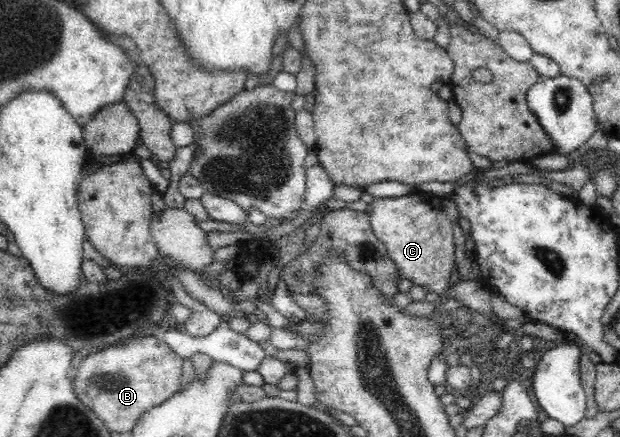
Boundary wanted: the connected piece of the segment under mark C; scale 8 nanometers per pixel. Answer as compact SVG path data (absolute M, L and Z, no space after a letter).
M417 190L402 198L374 199L369 204L366 214L373 234L381 244L384 244L386 255L397 267L400 280L409 280L412 286L422 287L426 290L426 294L434 292L440 299L442 297L447 300L454 299L459 306L464 306L471 312L487 318L490 326L504 331L502 334L515 334L517 329L508 327L494 314L491 305L492 291L483 281L469 285L457 285L450 282L456 259L453 222L446 216L442 200L436 194Z

